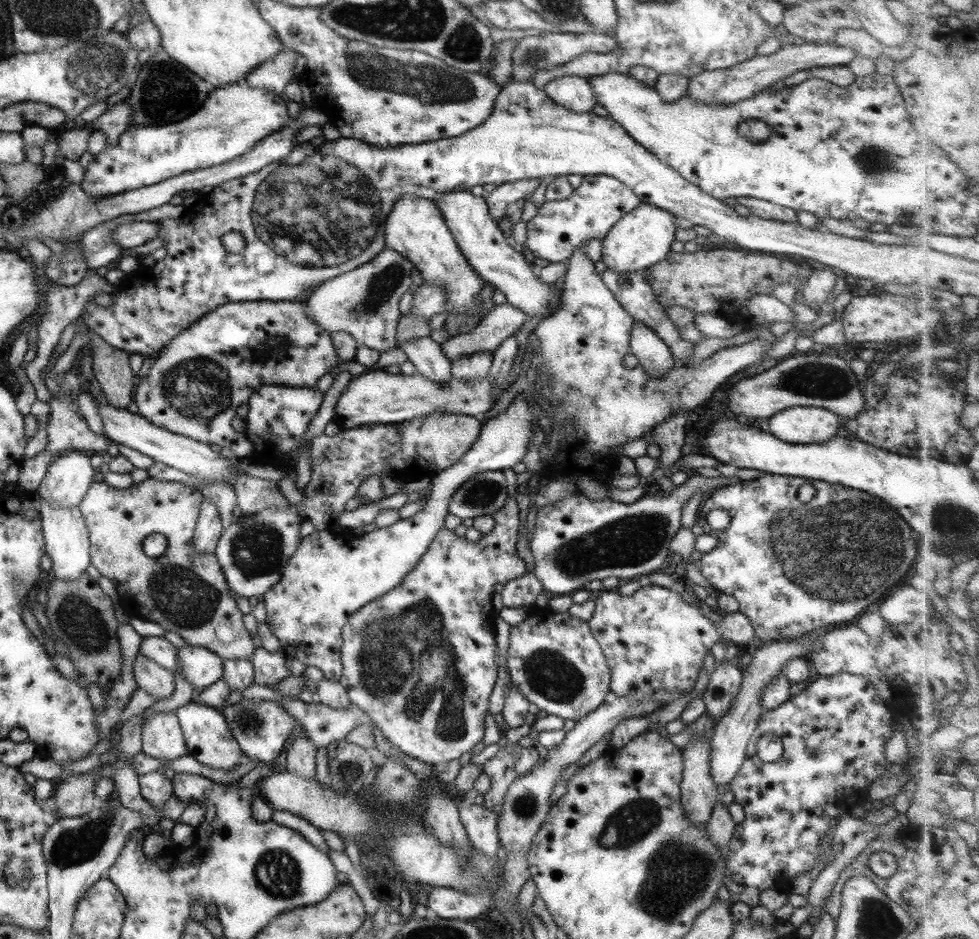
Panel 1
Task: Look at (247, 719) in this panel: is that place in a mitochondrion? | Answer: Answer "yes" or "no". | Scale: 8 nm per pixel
yes

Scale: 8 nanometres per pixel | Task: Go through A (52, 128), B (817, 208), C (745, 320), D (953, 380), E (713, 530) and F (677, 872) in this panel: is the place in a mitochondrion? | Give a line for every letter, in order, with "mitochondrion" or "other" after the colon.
A: other
B: other
C: other
D: other
E: other
F: mitochondrion

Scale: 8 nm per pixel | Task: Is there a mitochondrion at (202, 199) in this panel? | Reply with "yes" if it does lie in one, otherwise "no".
no

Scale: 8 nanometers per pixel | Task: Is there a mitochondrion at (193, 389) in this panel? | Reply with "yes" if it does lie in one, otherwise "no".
yes

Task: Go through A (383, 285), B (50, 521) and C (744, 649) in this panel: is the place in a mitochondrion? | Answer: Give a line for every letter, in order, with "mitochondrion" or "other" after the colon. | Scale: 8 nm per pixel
A: mitochondrion
B: other
C: other

